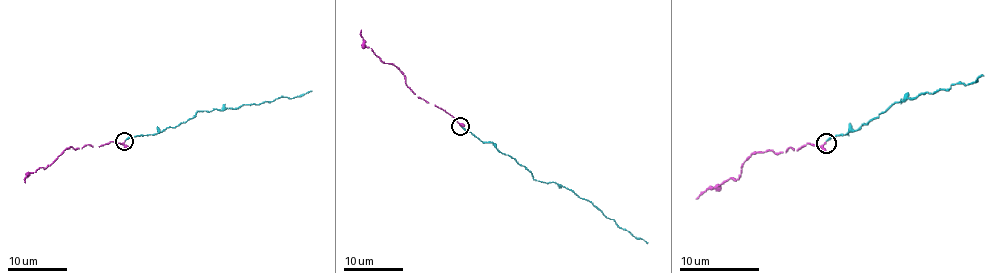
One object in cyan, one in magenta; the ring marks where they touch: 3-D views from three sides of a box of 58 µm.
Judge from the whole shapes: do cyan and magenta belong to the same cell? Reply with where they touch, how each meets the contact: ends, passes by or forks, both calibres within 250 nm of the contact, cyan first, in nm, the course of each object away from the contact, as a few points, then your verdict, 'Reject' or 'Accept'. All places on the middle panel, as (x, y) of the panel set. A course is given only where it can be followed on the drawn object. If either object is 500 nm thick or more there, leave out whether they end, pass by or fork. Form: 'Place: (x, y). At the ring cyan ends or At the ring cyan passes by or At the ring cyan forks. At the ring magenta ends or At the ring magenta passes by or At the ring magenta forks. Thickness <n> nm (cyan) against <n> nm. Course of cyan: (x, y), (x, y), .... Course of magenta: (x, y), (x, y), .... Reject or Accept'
Place: (460, 126). At the ring cyan ends. At the ring magenta passes by. Thickness 170 nm (cyan) against 160 nm. Course of cyan: (460, 126), (512, 156), (533, 177), (571, 189), (647, 244). Course of magenta: (460, 126), (448, 113), (417, 97), (405, 83), (404, 75), (367, 46), (361, 30). Accept

